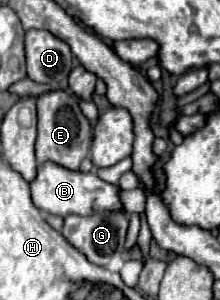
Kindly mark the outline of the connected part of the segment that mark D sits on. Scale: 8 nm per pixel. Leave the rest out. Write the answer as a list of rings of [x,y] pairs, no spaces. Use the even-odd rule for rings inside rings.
[[[29,30],[25,36],[27,76],[39,84],[61,88],[71,68],[73,54],[67,42],[49,30]]]

